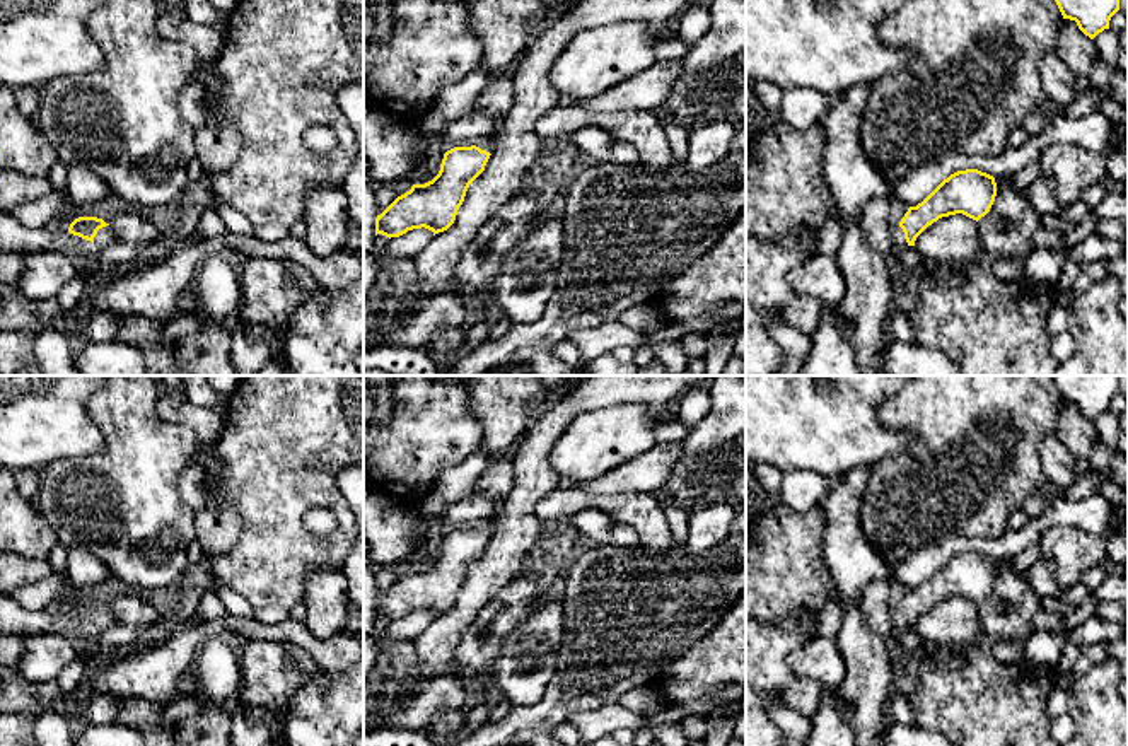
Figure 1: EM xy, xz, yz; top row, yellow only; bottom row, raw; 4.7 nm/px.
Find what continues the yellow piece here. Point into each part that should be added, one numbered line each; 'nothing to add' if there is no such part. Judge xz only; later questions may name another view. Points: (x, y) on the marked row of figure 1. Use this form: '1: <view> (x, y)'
1: xz (488, 144)

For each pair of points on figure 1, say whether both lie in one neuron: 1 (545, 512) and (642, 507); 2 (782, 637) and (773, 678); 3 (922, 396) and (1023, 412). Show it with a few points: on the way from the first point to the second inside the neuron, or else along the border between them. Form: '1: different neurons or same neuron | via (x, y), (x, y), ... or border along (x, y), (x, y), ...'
1: same neuron | via (569, 502), (604, 502), (618, 507)
2: same neuron | via (773, 647), (773, 668)
3: same neuron | via (947, 405), (997, 405)

